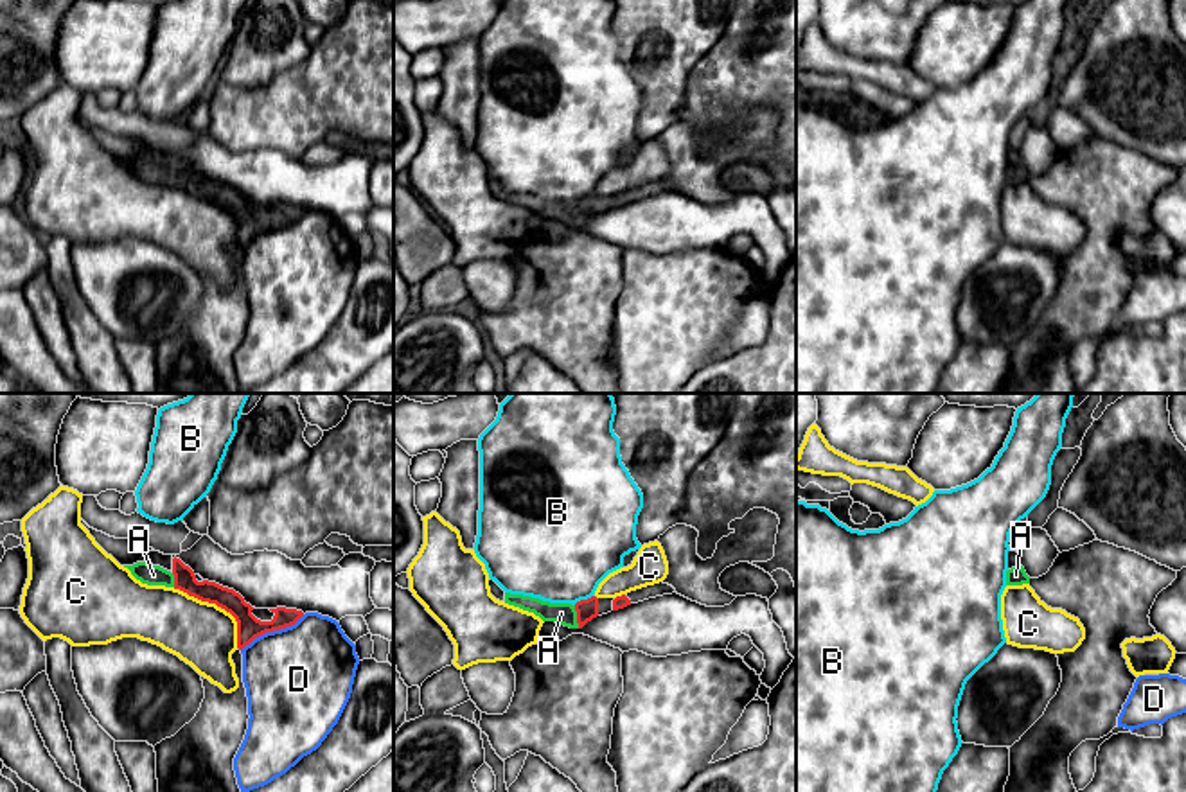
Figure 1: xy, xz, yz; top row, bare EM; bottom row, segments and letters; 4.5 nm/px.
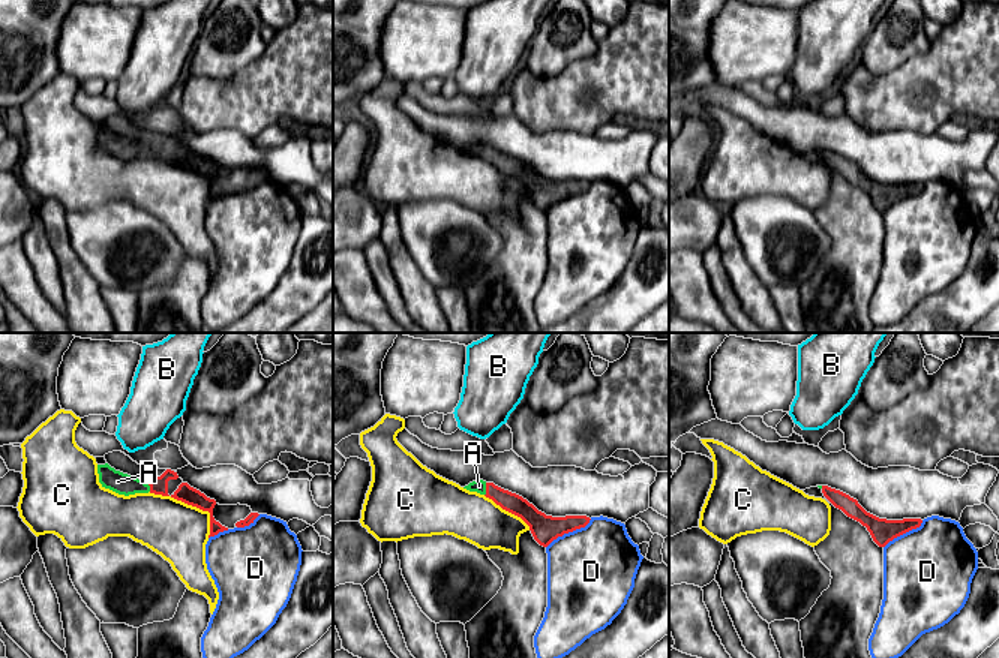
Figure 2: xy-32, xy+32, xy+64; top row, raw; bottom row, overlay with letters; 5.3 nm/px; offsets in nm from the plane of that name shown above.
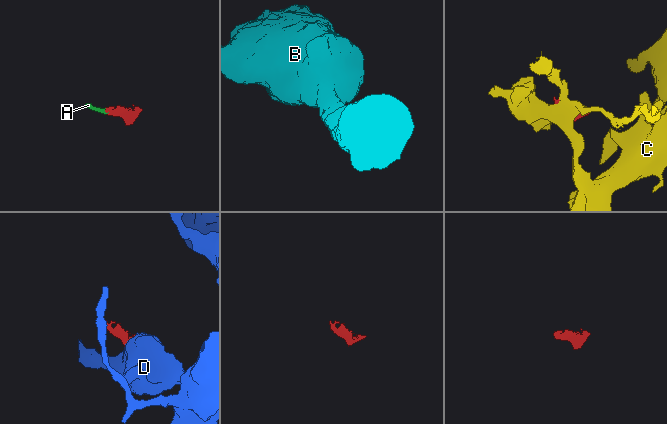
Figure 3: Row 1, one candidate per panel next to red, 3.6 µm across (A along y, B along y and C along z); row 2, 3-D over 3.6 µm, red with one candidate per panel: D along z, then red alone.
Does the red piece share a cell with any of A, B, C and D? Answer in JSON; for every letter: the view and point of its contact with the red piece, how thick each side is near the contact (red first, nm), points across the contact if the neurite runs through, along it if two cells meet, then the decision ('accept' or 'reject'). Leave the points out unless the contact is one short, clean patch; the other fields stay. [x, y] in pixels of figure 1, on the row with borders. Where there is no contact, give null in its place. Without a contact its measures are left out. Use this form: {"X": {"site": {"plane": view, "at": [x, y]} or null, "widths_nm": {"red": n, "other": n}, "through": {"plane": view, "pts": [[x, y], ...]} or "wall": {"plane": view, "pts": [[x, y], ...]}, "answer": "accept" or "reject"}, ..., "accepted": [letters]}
{"A": {"site": {"plane": "xz", "at": [577, 616]}, "widths_nm": {"red": 100, "other": 100}, "answer": "accept"}, "B": {"site": {"plane": "xz", "at": [583, 600]}, "widths_nm": {"red": 100, "other": 460}, "wall": {"plane": "xz", "pts": [[593, 595], [574, 604]]}, "answer": "reject"}, "C": {"site": {"plane": "xy", "at": [218, 606]}, "widths_nm": {"red": 110, "other": 280}, "answer": "reject"}, "D": {"site": {"plane": "xy", "at": [272, 631]}, "widths_nm": {"red": 110, "other": 480}, "wall": {"plane": "xy", "pts": [[304, 615], [290, 625], [256, 636], [241, 651]]}, "answer": "reject"}, "accepted": ["A"]}

